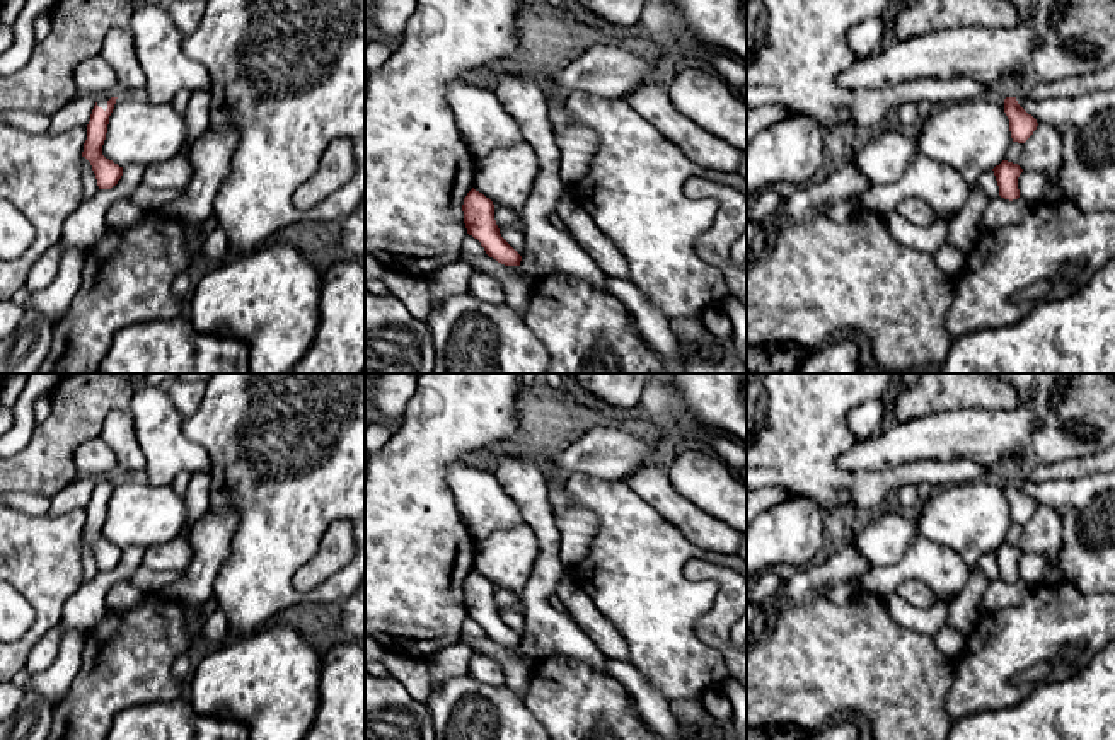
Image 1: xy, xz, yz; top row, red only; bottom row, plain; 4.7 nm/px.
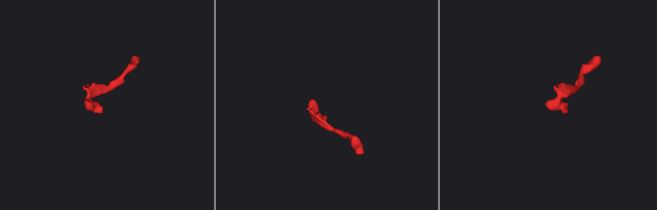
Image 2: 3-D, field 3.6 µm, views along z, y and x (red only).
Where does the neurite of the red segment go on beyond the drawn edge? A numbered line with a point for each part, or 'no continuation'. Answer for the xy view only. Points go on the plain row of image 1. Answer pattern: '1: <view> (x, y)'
1: xy (94, 459)

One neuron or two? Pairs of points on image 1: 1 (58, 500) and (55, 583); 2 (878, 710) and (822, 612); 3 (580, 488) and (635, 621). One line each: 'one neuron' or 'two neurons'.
1: two neurons
2: one neuron
3: one neuron

